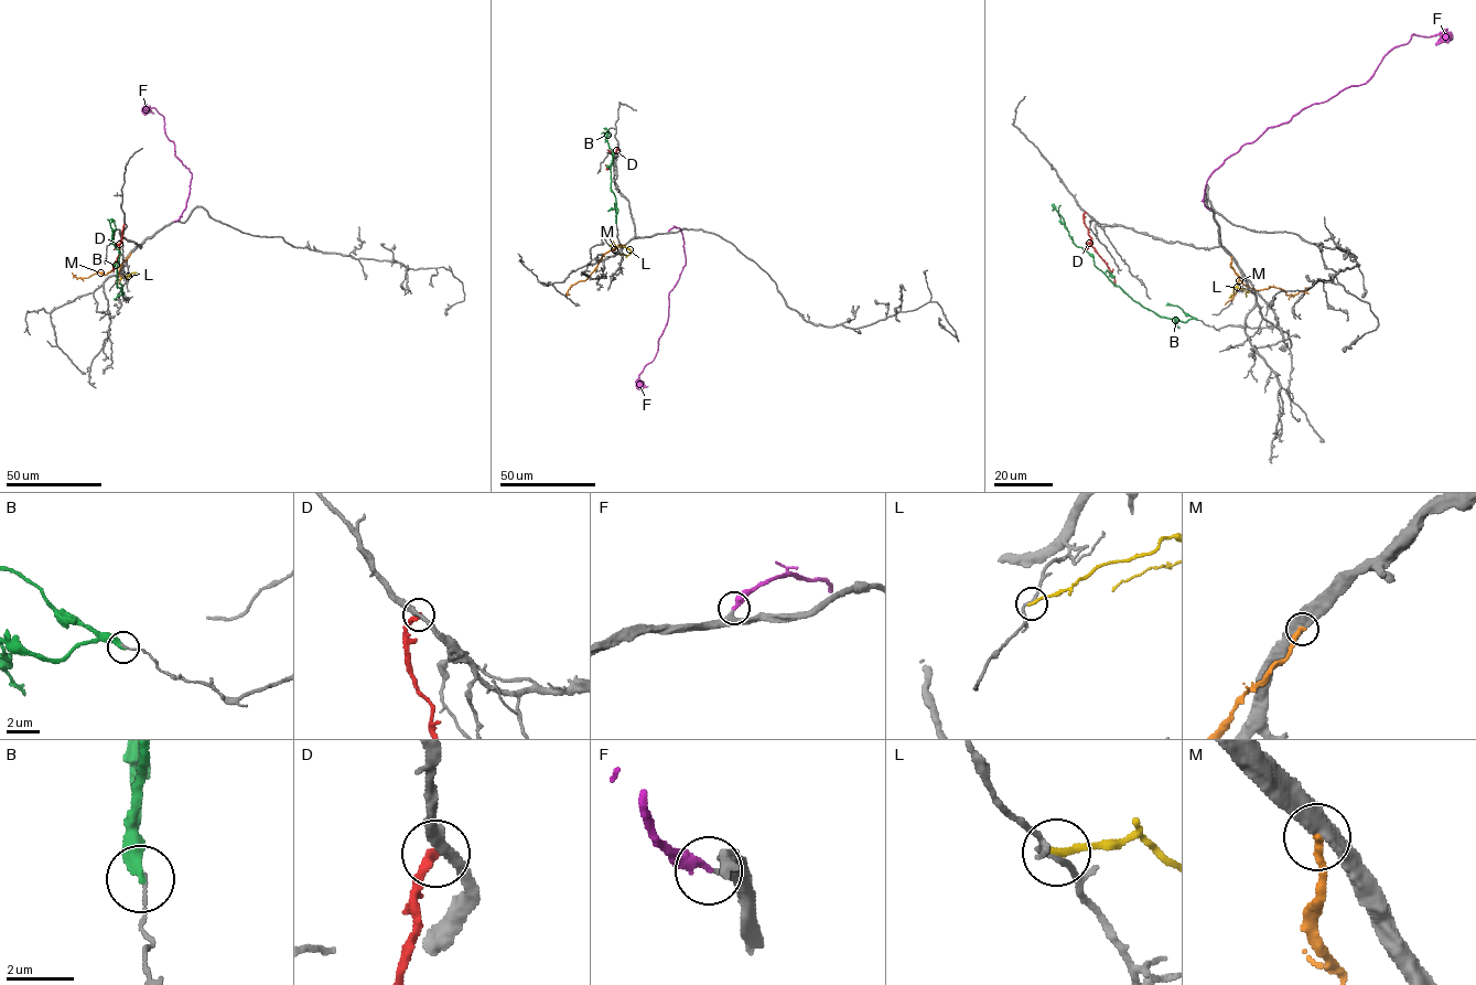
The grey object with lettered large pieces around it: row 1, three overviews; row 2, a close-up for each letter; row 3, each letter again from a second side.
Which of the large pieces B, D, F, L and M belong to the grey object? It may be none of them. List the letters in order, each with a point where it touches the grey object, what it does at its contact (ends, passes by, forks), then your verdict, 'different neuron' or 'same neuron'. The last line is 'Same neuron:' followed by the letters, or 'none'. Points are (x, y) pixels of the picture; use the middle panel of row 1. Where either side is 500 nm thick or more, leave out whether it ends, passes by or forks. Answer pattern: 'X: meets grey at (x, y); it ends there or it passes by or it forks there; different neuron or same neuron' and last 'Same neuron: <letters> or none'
B: meets grey at (616, 223); it ends there; different neuron
D: meets grey at (618, 150); it ends there; different neuron
F: meets grey at (668, 231); it ends there; same neuron
L: meets grey at (610, 245); it ends there; different neuron
M: meets grey at (625, 245); different neuron
Same neuron: F

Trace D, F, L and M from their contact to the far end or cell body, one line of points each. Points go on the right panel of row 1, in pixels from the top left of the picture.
D: (1086, 212), (1084, 222), (1091, 245), (1110, 270), (1113, 286)
F: (1209, 209), (1206, 180), (1243, 145), (1364, 84), (1413, 34), (1442, 35), (1447, 43)
L: (1231, 299), (1235, 287), (1248, 292), (1247, 297)
M: (1230, 257), (1230, 266), (1239, 279), (1256, 290), (1274, 286), (1289, 295), (1304, 291), (1306, 287)

